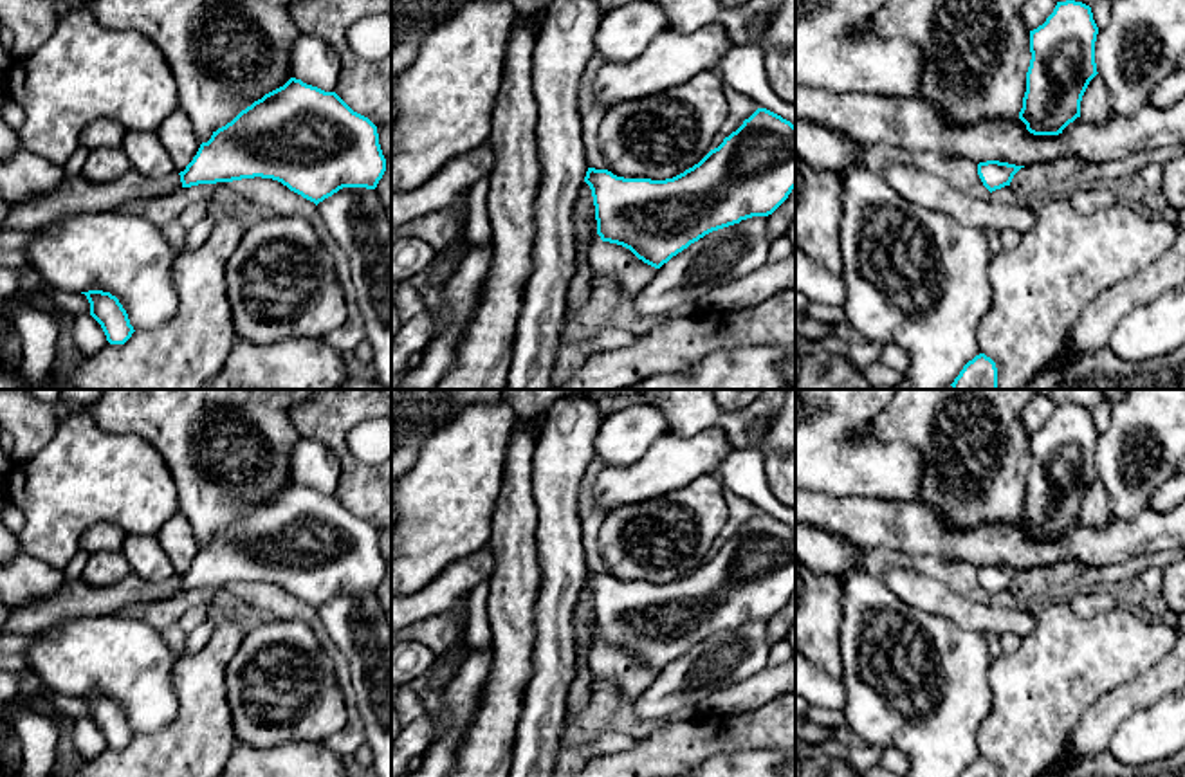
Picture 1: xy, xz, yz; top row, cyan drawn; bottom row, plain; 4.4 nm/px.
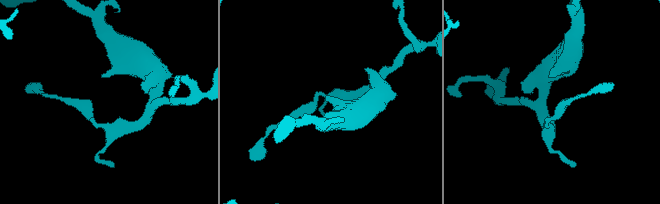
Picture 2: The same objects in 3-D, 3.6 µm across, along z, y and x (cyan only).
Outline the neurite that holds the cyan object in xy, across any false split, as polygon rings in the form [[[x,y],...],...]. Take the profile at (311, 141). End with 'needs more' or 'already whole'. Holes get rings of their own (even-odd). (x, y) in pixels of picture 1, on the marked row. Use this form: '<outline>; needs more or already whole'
[[[290,78],[213,132],[179,175],[182,187],[272,178],[317,206],[343,187],[375,189],[384,171],[377,126],[354,112],[335,92]]]; already whole

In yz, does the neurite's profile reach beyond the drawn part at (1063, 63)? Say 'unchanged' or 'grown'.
unchanged

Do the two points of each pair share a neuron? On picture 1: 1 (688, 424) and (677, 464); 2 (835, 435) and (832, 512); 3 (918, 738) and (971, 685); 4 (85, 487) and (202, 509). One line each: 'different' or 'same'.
1: different
2: different
3: same
4: different

